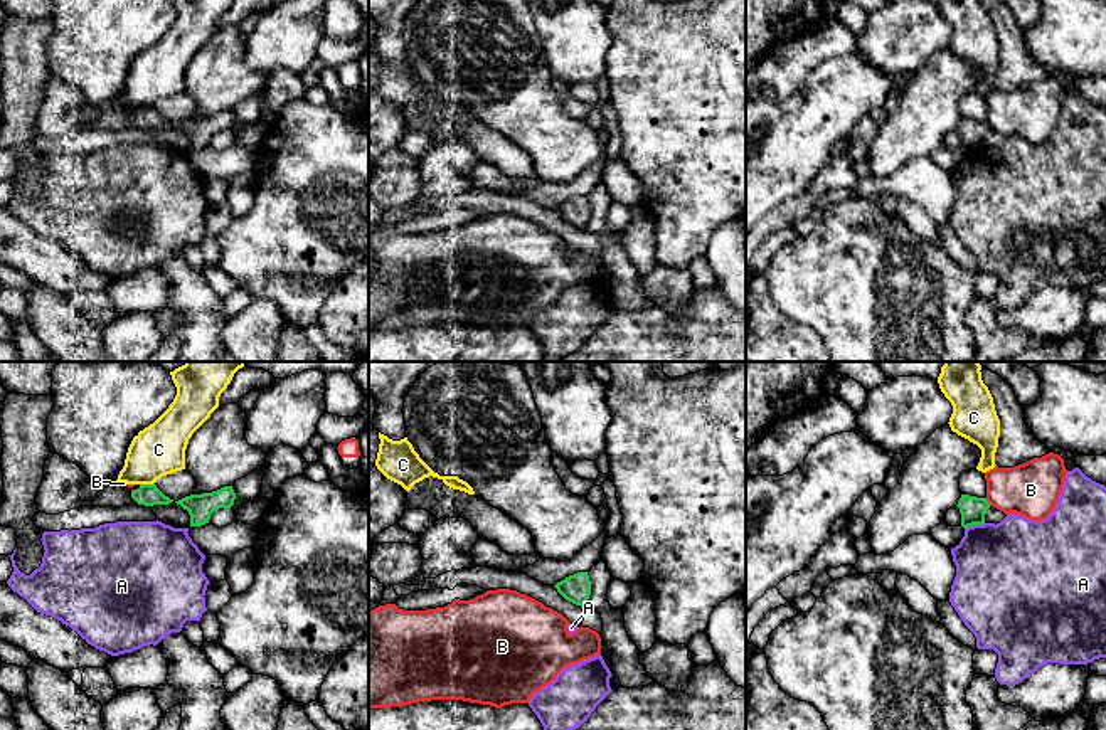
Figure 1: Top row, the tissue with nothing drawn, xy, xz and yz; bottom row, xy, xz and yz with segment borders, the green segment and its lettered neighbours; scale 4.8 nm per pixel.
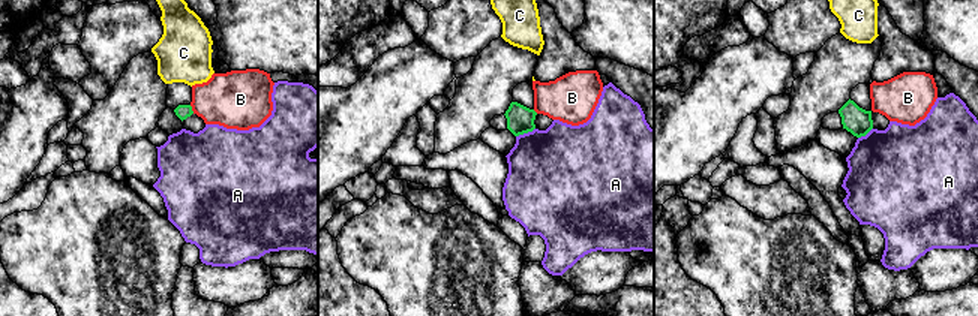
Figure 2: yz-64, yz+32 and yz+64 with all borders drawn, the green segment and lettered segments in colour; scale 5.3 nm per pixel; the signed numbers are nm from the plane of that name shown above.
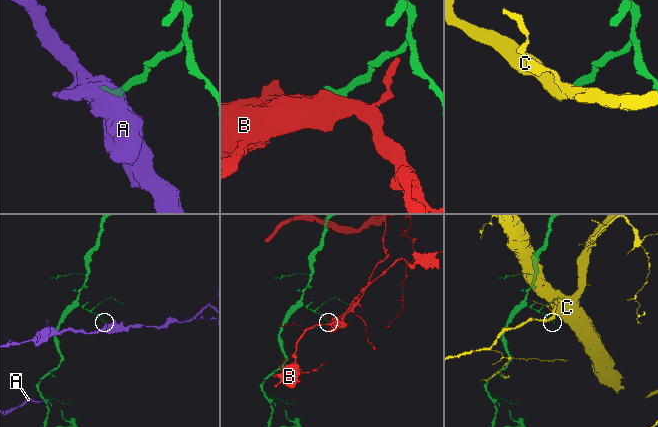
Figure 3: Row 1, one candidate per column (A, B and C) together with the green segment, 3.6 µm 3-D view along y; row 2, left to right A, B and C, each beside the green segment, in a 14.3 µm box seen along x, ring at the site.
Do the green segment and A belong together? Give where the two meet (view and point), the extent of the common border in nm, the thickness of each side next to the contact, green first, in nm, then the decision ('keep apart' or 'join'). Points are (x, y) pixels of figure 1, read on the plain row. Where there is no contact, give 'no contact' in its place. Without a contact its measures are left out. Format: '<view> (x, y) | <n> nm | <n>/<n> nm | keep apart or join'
yz (975, 147) | 110 nm | 120/440 nm | keep apart

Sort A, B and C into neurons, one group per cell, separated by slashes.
A / B / C

